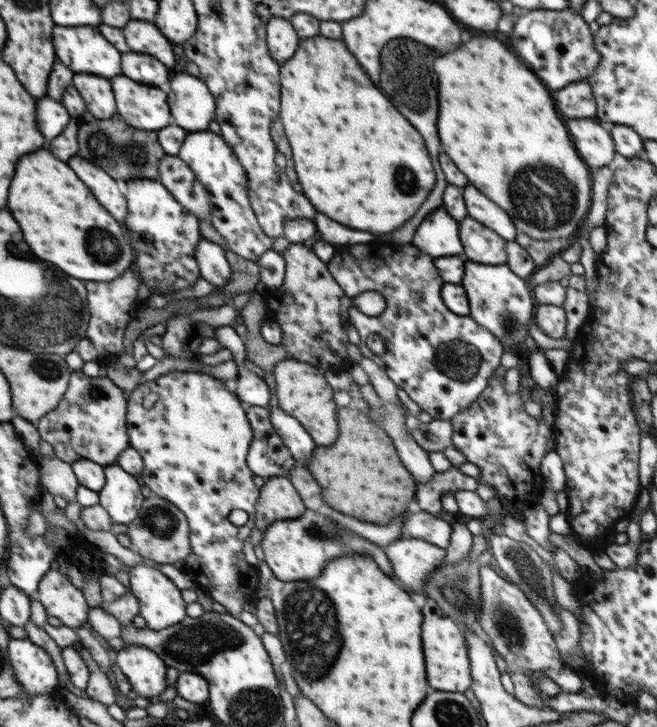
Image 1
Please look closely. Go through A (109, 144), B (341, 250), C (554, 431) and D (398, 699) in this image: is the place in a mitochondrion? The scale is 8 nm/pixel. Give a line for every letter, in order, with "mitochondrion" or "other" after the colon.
A: mitochondrion
B: other
C: other
D: other

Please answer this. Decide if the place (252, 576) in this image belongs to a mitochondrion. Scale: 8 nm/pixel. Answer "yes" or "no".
no

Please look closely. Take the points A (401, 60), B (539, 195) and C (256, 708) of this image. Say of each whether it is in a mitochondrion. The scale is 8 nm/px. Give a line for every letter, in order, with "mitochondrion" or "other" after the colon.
A: mitochondrion
B: mitochondrion
C: mitochondrion

